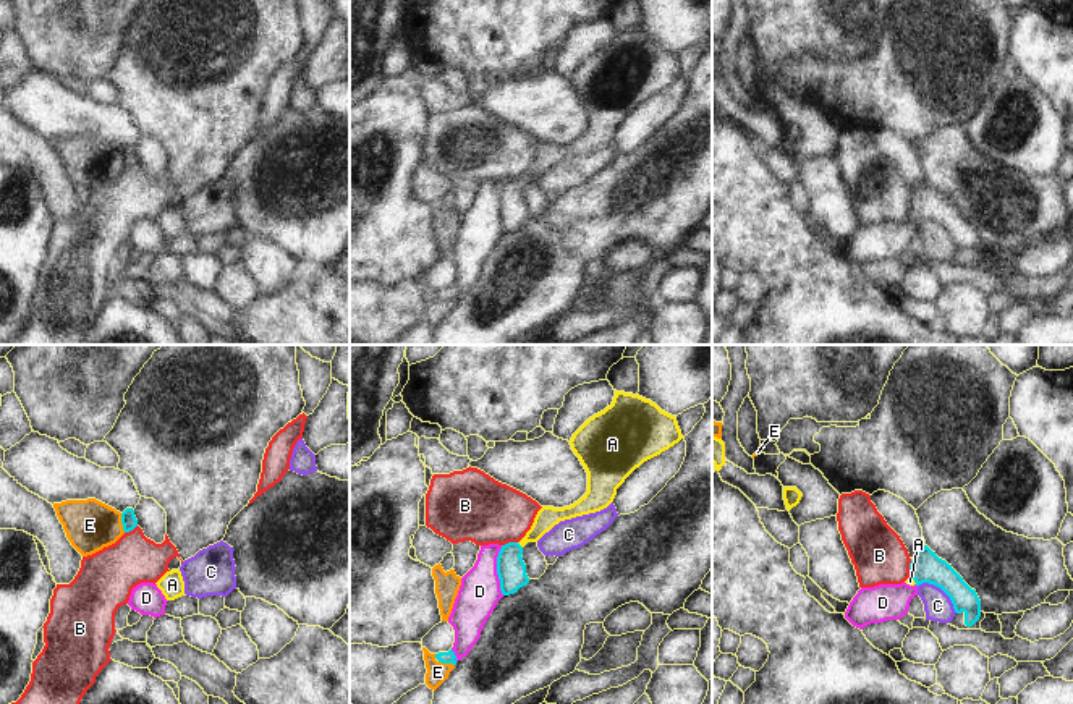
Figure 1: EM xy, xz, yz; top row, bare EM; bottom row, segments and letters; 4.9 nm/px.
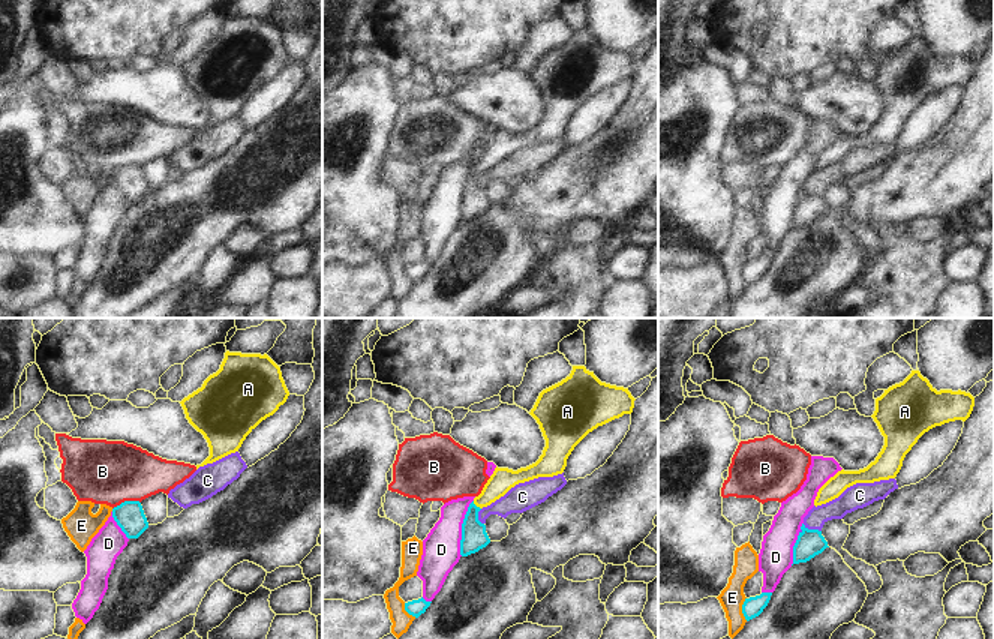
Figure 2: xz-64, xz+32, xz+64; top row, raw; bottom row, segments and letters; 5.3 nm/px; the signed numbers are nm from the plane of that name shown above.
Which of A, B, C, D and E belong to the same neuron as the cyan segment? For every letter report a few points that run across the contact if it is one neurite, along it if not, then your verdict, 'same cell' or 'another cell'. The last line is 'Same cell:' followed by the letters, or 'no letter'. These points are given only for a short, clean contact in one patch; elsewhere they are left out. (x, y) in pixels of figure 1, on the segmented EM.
A: line xz (512, 572), (512, 554), (520, 546), (547, 517); same cell
B: another cell
C: line yz (918, 585), (936, 585), (957, 612); another cell
D: another cell
E: line xy (120, 513), (120, 523), (125, 531); another cell
Same cell: A

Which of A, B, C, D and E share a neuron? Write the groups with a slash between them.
A / B / C / D / E

